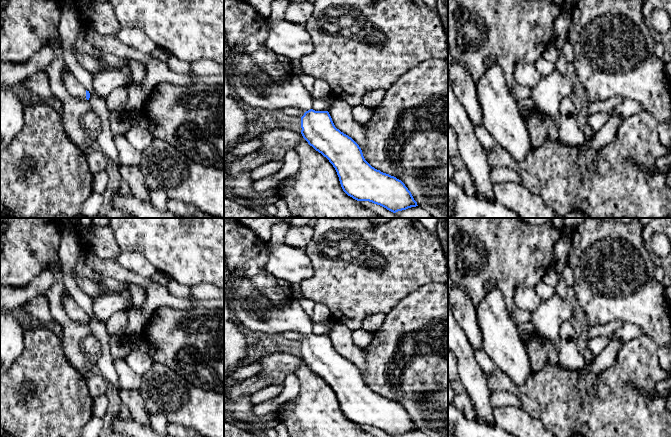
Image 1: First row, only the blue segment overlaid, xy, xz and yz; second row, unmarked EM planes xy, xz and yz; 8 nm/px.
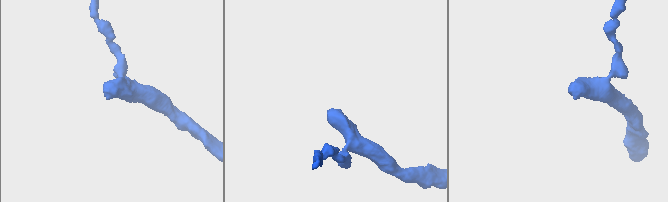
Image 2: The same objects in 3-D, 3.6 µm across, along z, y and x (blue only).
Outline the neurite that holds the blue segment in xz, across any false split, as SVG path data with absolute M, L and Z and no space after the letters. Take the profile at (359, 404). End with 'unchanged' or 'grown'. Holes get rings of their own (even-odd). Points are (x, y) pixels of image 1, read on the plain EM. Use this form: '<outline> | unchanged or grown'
M229 270L227 277L228 280L224 282L224 291L234 320L241 328L267 335L286 331L295 331L304 335L301 341L303 362L333 389L341 411L348 420L357 425L369 425L380 429L393 437L418 430L401 404L375 393L365 384L359 369L335 351L328 335L312 333L312 318L304 311L299 301L293 299L284 304L274 305L242 274Z | grown

